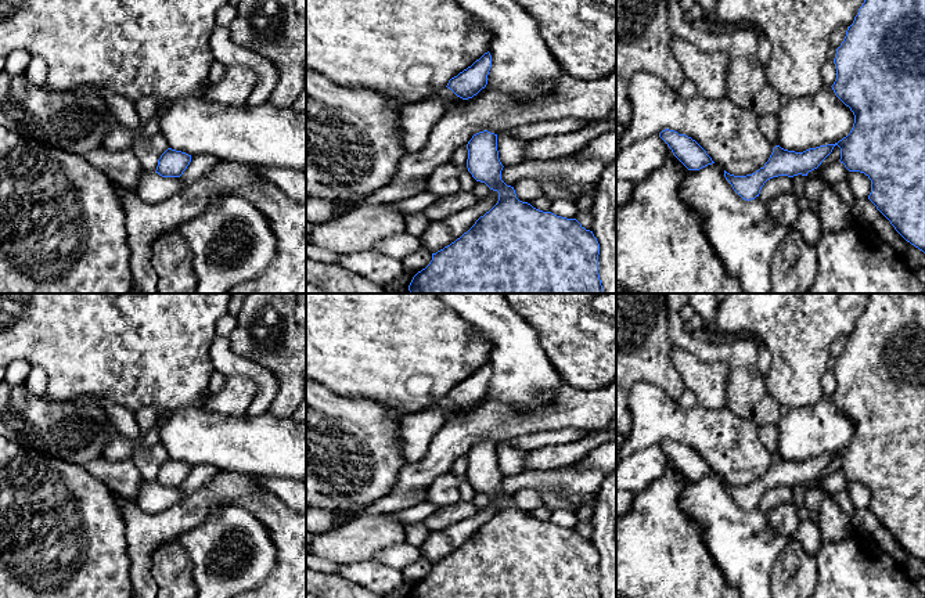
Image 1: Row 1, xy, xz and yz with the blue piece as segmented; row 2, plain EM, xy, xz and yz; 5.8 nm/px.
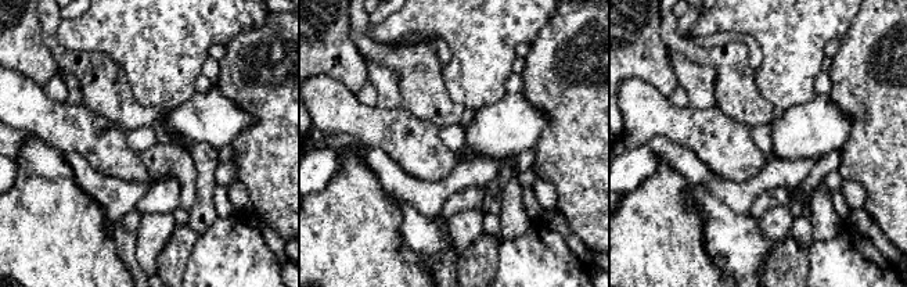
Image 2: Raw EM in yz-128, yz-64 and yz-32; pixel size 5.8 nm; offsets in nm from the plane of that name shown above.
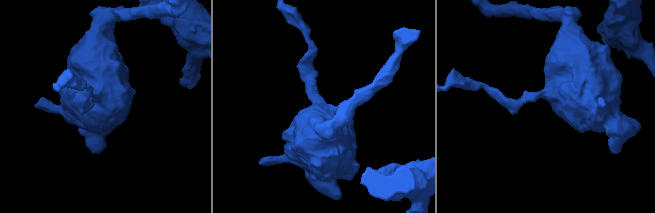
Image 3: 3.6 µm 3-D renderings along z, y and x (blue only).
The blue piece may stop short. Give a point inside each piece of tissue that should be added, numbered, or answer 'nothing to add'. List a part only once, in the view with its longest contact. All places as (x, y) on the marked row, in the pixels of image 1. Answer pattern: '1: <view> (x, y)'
nothing to add

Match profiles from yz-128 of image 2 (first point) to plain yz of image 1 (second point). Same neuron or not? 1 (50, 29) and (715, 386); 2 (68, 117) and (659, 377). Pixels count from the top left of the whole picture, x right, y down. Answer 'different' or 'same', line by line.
1: different
2: different

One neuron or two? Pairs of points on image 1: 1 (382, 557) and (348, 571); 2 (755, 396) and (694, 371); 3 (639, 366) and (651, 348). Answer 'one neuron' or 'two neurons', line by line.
1: two neurons
2: two neurons
3: one neuron

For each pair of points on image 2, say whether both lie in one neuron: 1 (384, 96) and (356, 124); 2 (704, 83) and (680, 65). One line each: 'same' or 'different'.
1: different
2: same

